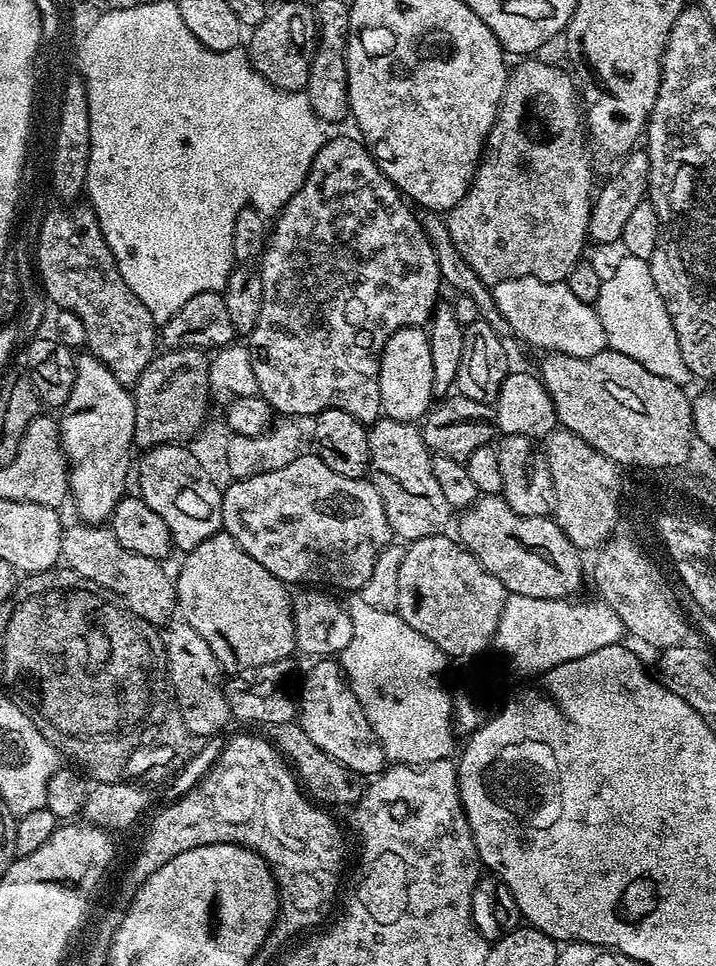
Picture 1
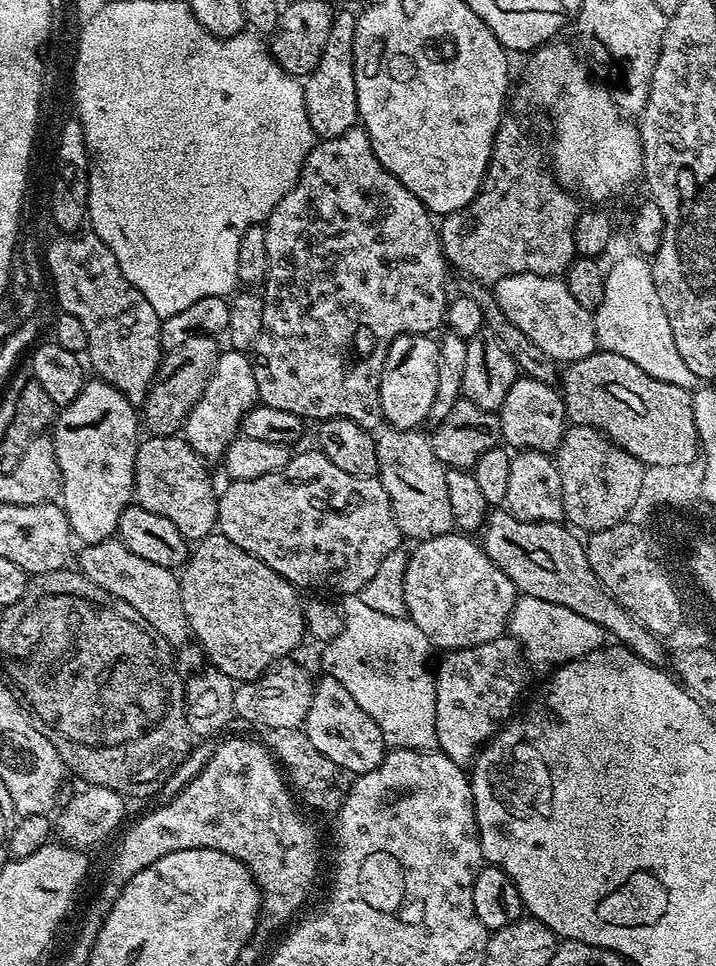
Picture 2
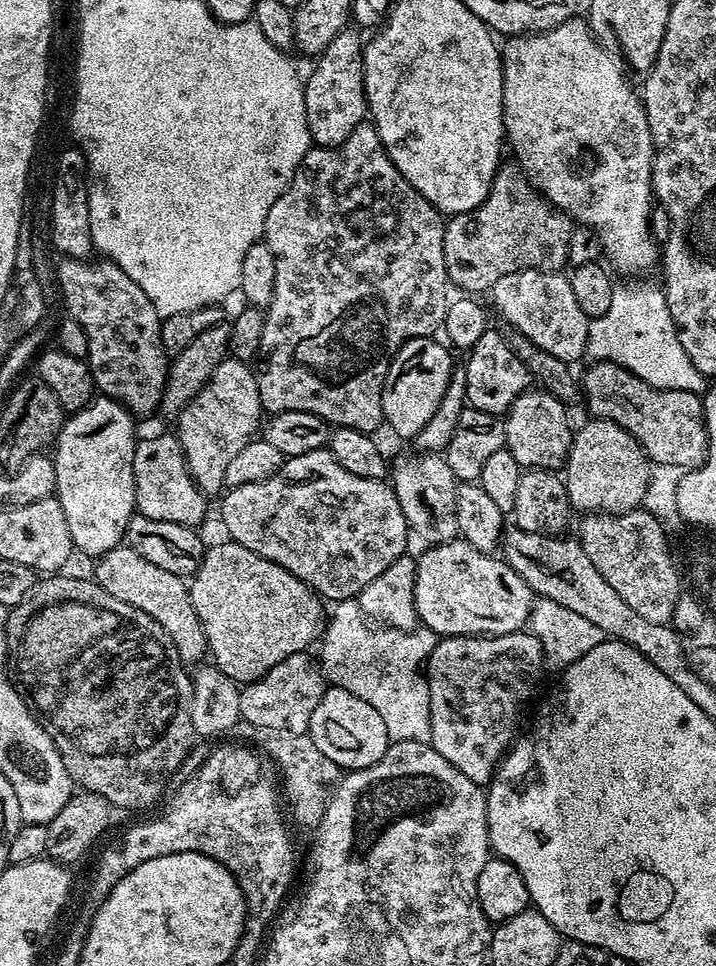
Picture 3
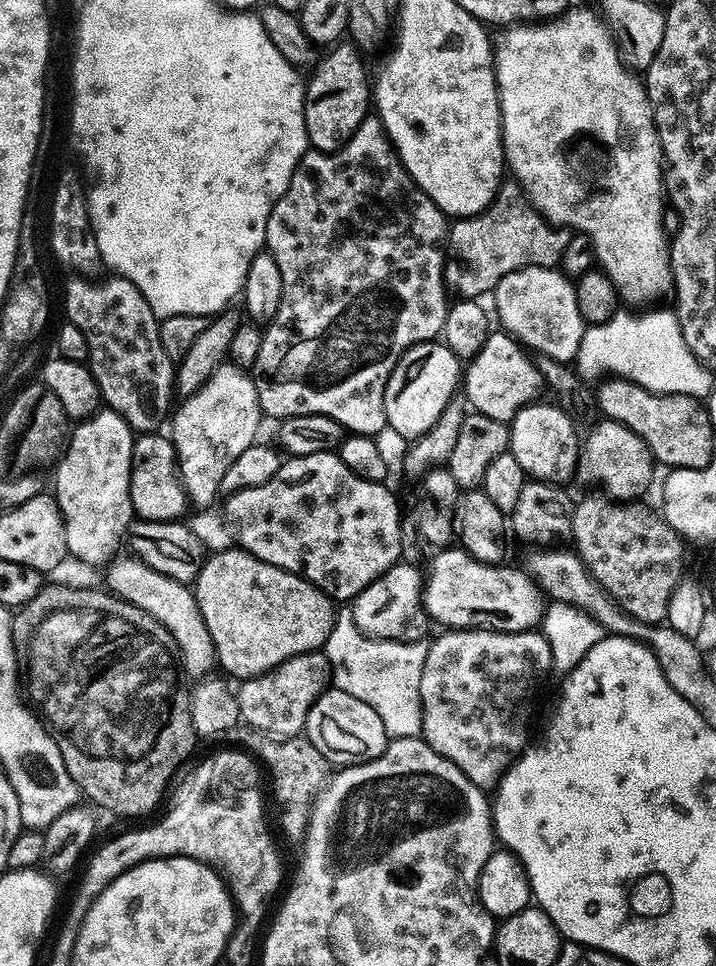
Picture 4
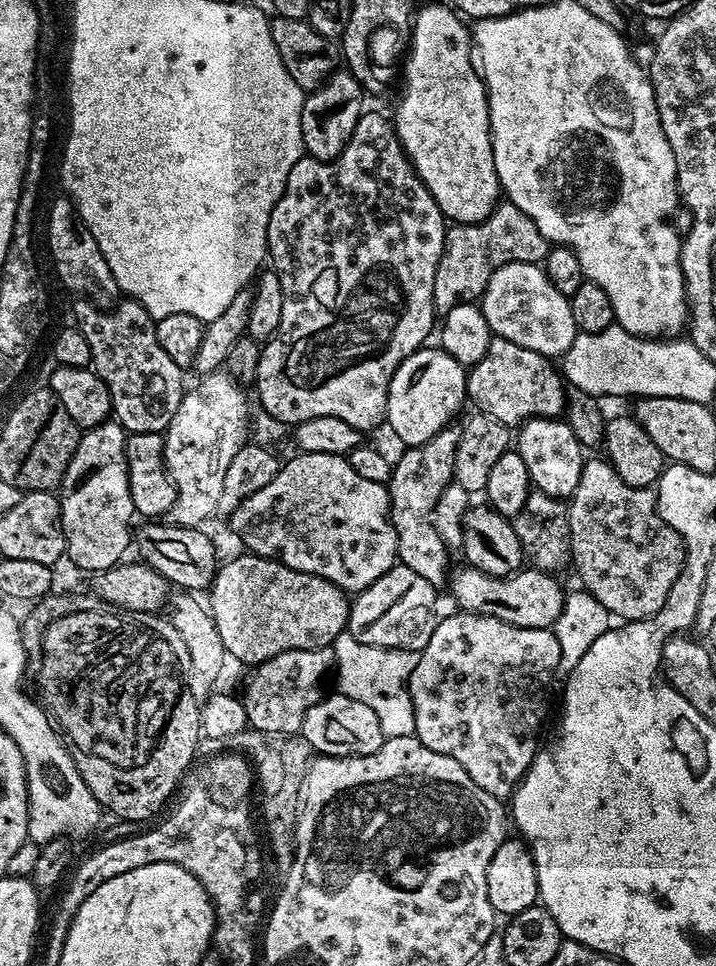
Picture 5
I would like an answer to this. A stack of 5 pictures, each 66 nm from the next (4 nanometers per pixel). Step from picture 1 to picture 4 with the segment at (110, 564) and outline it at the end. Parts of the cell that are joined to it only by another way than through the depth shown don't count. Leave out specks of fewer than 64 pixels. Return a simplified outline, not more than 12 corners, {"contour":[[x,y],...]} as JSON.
{"contour":[[140,560],[107,565],[107,591],[174,638],[185,677],[218,664],[196,593]]}

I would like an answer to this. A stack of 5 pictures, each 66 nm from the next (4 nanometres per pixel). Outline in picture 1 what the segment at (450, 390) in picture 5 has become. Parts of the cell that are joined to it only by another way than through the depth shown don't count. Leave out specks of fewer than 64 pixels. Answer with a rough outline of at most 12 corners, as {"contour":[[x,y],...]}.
{"contour":[[423,327],[398,330],[380,355],[389,420],[423,421],[434,362]]}

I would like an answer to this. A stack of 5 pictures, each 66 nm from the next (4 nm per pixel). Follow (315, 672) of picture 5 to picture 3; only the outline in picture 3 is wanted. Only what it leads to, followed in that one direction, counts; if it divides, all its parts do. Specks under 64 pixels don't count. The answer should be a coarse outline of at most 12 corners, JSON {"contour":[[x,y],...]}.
{"contour":[[290,654],[240,688],[240,719],[305,734],[326,677]]}

